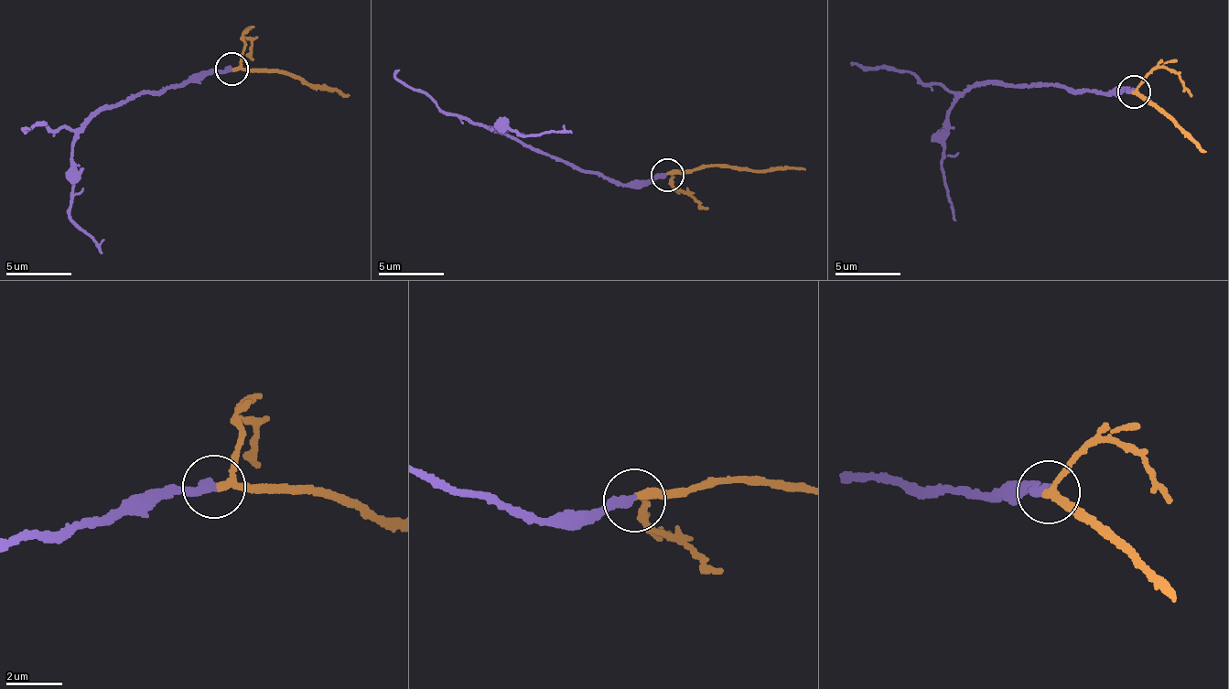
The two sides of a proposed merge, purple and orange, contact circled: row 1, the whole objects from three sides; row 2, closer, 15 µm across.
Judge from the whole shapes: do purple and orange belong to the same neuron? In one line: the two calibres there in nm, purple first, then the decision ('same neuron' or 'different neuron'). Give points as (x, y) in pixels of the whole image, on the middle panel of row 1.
340 nm thick on the purple side, 200 nm on the other; same neuron

